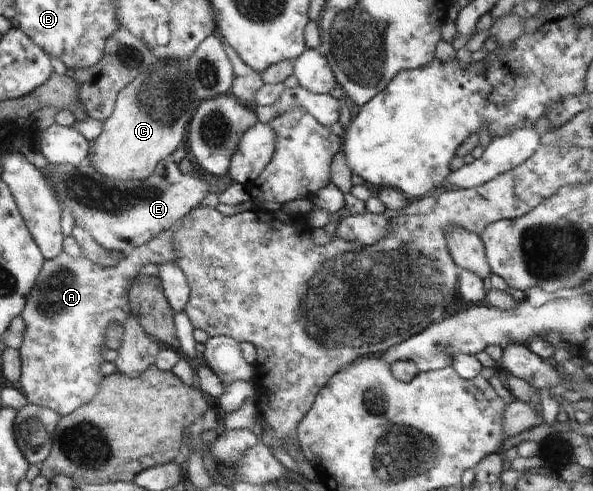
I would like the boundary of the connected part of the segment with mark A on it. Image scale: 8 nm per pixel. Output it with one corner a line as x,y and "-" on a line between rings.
173,229
169,231
161,232
158,236
155,236
153,242
147,243
142,246
134,247
128,256
119,260
114,266
104,266
95,260
89,259
85,256
73,257
67,252
61,252
57,257
47,260
43,265
42,271
38,276
37,283
34,285
33,291
29,295
29,299
26,301
26,307
22,312
22,318
26,325
25,335
18,349
21,358
20,380
17,383
17,387
22,390
30,404
37,404
38,406
46,406
49,409
55,410
61,417
72,414
81,408
83,404
89,403
98,395
98,391
102,388
103,380
105,380
106,374
101,373
101,365
105,363
105,333
107,333
107,323
113,325
113,323
120,323
123,325
126,317
130,315
130,302
129,291
130,283
133,279
137,278
140,274
140,269
147,263
160,264
161,262
175,262
178,256
178,251
174,248
174,241
172,238

